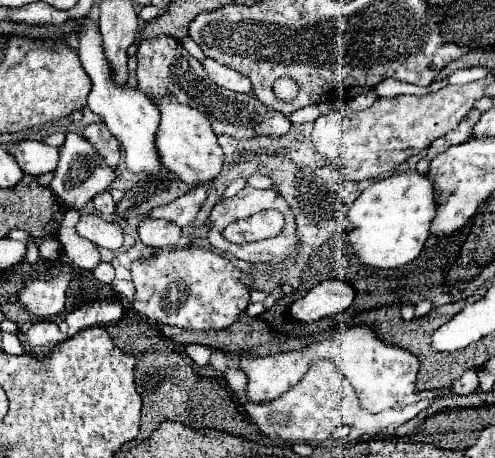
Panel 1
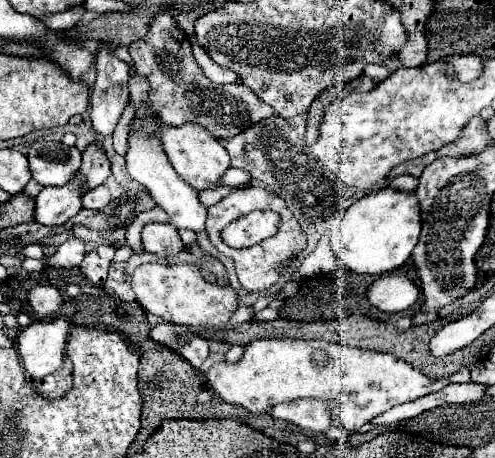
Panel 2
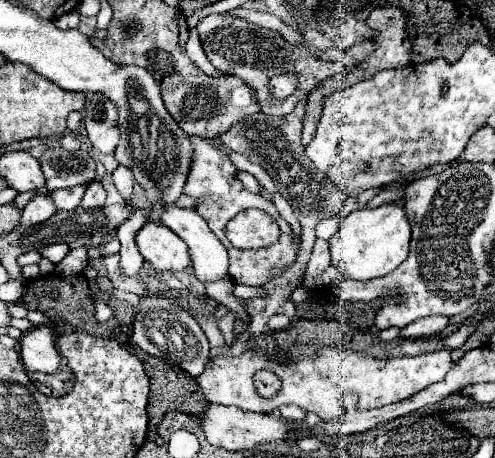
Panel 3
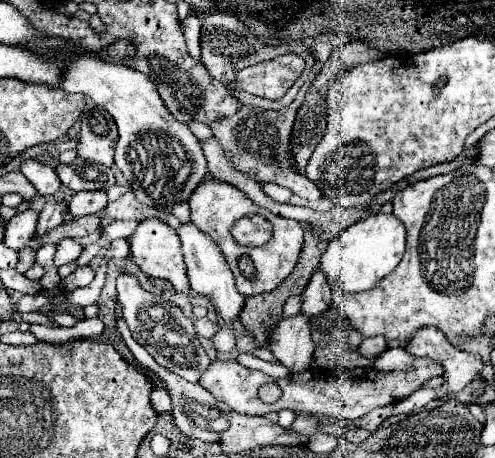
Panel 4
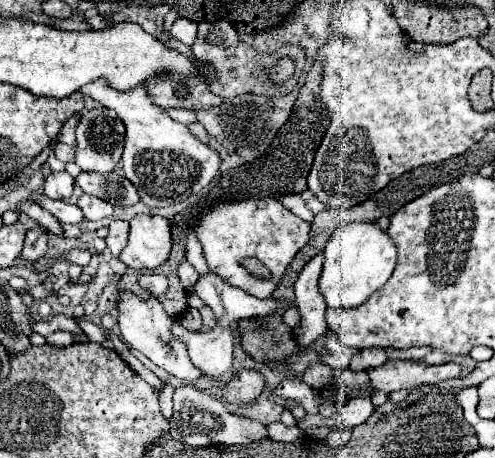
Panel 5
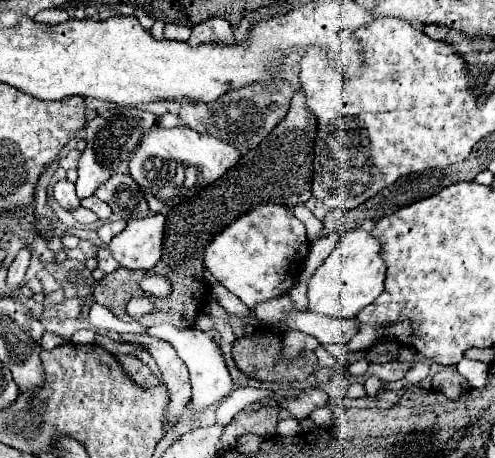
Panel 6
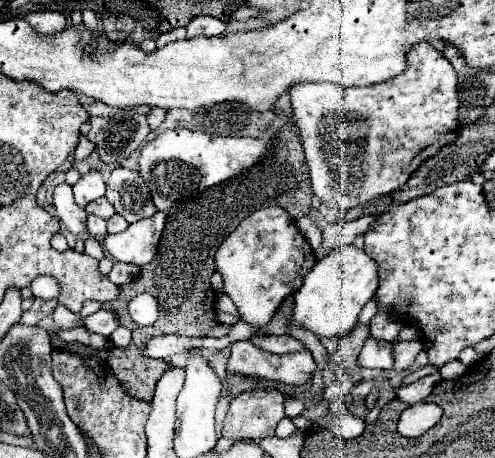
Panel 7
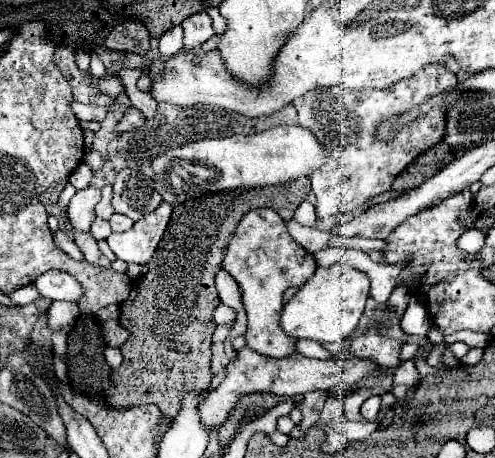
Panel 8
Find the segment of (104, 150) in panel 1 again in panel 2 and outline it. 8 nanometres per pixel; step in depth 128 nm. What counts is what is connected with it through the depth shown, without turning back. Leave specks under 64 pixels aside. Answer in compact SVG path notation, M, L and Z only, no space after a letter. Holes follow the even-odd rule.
M90 142L82 152L82 166L80 166L80 174L86 178L86 190L100 186L110 176L110 166L112 164L106 152L96 142Z

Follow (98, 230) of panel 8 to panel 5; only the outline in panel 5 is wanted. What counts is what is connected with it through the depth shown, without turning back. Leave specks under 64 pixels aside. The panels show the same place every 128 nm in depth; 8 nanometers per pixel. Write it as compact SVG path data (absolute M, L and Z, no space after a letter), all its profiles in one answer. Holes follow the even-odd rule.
M32 192L30 198L36 204L40 204L44 210L48 210L60 222L60 226L64 226L64 224L78 224L78 222L84 220L84 214L74 204L68 204L68 202L62 202L62 200L52 200L44 192Z

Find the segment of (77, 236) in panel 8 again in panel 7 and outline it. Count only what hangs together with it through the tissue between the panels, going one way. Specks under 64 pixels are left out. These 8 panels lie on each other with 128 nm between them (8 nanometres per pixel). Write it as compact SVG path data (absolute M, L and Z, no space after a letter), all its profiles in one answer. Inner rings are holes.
M64 182L54 188L54 208L64 228L68 228L72 234L86 232L86 212L74 202L70 184ZM88 238L88 240L84 240L84 252L88 254L88 256L92 256L92 258L96 258L96 260L102 260L104 258L104 250L102 250L102 246L100 246L100 242L98 240L92 240L92 238Z

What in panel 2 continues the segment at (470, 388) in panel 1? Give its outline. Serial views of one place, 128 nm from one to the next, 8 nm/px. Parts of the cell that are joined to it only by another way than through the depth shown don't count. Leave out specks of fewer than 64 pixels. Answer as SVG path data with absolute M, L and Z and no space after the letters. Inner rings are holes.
M254 340L244 346L244 356L240 362L216 362L206 372L206 376L210 386L222 400L242 406L250 412L270 412L276 404L286 400L324 396L326 400L332 400L336 404L334 424L344 426L348 432L356 432L376 414L398 404L438 392L450 383L470 382L468 368L460 368L457 373L442 380L430 380L408 362L398 360L392 354L312 340ZM318 348L324 350L330 358L330 364L322 370L314 368L312 364L312 352Z

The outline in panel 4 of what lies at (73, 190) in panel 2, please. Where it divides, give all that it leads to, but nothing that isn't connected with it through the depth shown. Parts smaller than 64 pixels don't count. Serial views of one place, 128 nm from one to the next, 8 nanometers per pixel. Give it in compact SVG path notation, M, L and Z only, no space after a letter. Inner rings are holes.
M24 210L18 212L8 224L6 224L6 234L4 234L4 244L8 248L20 250L28 240L34 236L38 224L38 212L36 210Z

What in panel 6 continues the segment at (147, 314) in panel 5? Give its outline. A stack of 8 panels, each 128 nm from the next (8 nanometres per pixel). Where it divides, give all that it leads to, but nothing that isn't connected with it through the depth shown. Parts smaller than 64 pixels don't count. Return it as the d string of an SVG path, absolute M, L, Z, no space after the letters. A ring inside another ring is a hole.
M142 332L142 334L128 334L128 342L140 344L154 358L154 362L158 364L158 368L162 372L162 378L164 378L162 382L170 394L170 404L168 404L166 422L164 422L164 430L168 432L178 422L184 406L188 404L188 400L192 396L188 368L178 358L176 350L160 338L154 338L154 336Z

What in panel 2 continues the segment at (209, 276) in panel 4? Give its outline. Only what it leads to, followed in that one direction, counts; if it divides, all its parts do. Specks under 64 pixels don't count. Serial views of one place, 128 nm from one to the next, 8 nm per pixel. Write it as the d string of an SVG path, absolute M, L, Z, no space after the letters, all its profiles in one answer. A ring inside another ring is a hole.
M142 116L128 124L126 170L134 180L138 180L142 186L146 186L148 192L152 194L152 198L156 200L156 204L168 212L172 226L190 228L194 232L204 230L206 208L198 200L198 190L194 190L190 184L186 184L172 168L172 164L162 148L162 142L160 142L156 116Z

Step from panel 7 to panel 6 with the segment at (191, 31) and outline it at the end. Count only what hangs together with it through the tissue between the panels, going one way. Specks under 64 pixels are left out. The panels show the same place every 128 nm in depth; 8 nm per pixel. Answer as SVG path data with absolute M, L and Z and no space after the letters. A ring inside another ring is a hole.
M212 18L202 24L192 26L192 36L188 40L190 46L200 46L200 44L232 44L234 34L232 26L224 18Z

